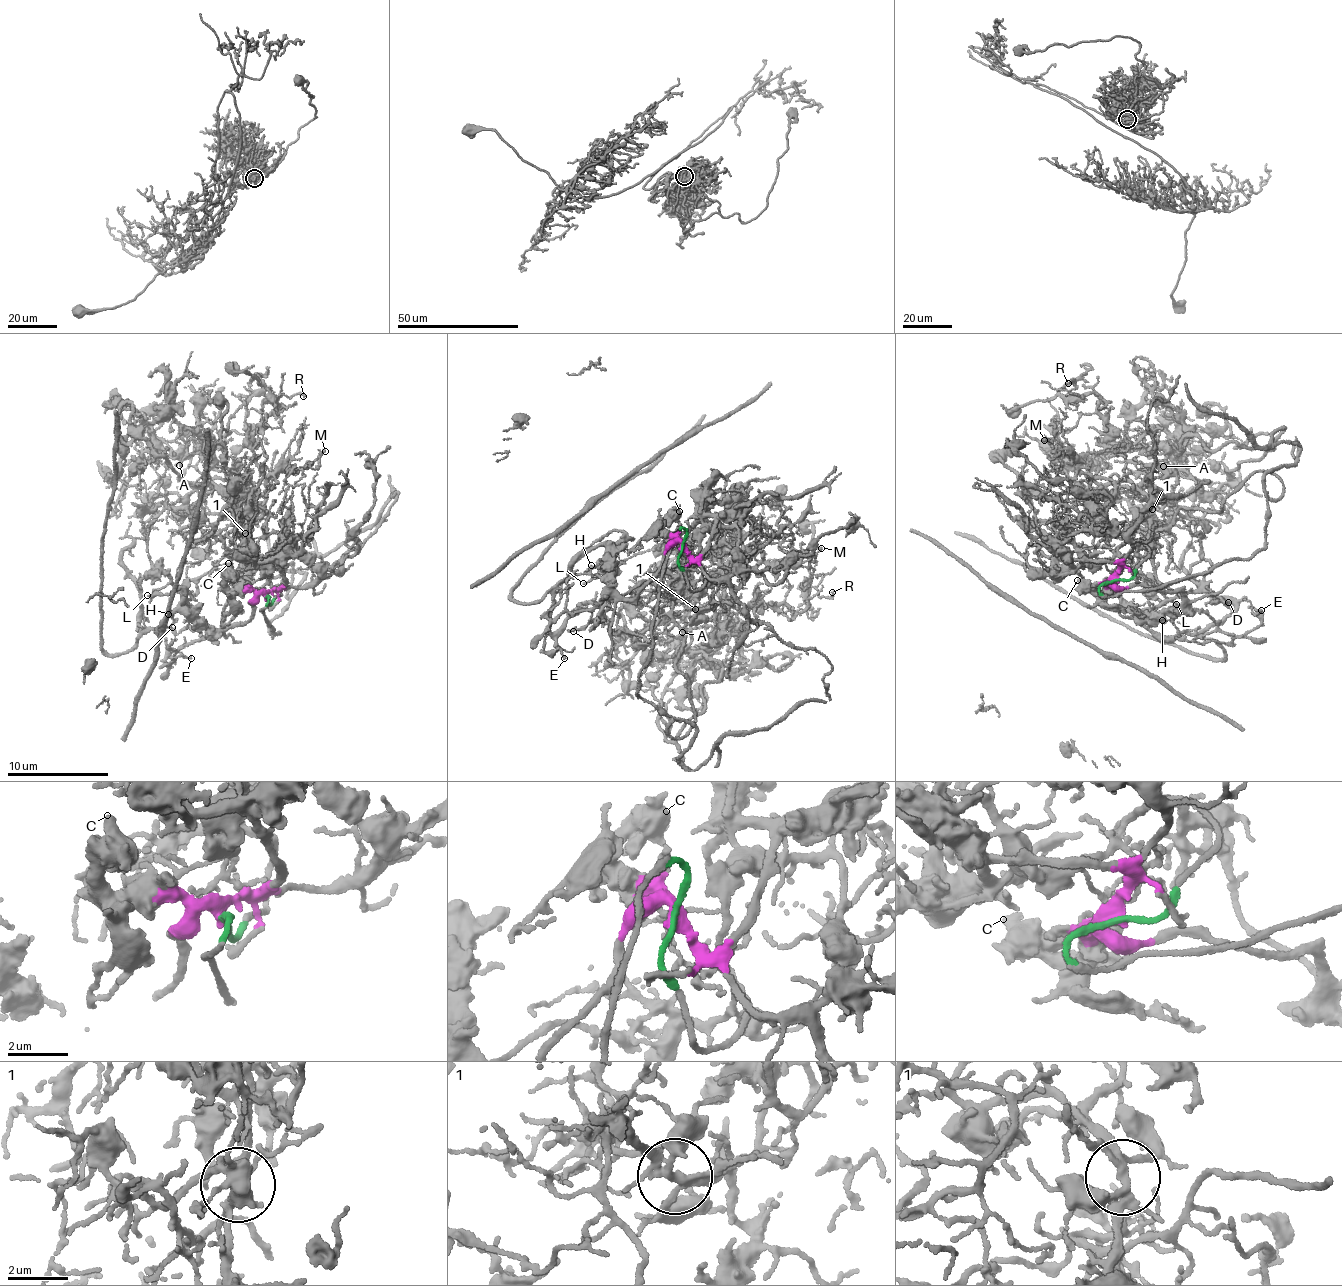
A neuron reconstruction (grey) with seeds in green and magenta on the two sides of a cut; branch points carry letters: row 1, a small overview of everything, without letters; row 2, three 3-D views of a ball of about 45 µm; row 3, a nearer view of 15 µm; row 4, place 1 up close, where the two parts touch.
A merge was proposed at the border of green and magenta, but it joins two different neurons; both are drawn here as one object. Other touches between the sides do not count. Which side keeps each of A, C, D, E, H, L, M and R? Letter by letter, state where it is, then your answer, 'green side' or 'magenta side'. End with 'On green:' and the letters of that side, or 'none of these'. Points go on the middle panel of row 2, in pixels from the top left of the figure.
A: (682, 632) | green side
C: (679, 511) | magenta side
D: (573, 631) | magenta side
E: (564, 658) | magenta side
H: (591, 565) | magenta side
L: (583, 583) | magenta side
M: (821, 548) | green side
R: (832, 592) | green side
On green: A, M, R

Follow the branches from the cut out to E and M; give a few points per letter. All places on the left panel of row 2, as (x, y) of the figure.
E: (267, 597), (250, 602), (254, 605), (247, 620), (186, 643), (169, 664), (166, 657), (176, 649), (190, 657)
M: (267, 597), (272, 637), (290, 561), (263, 571), (214, 533), (241, 527), (271, 471), (325, 452)

